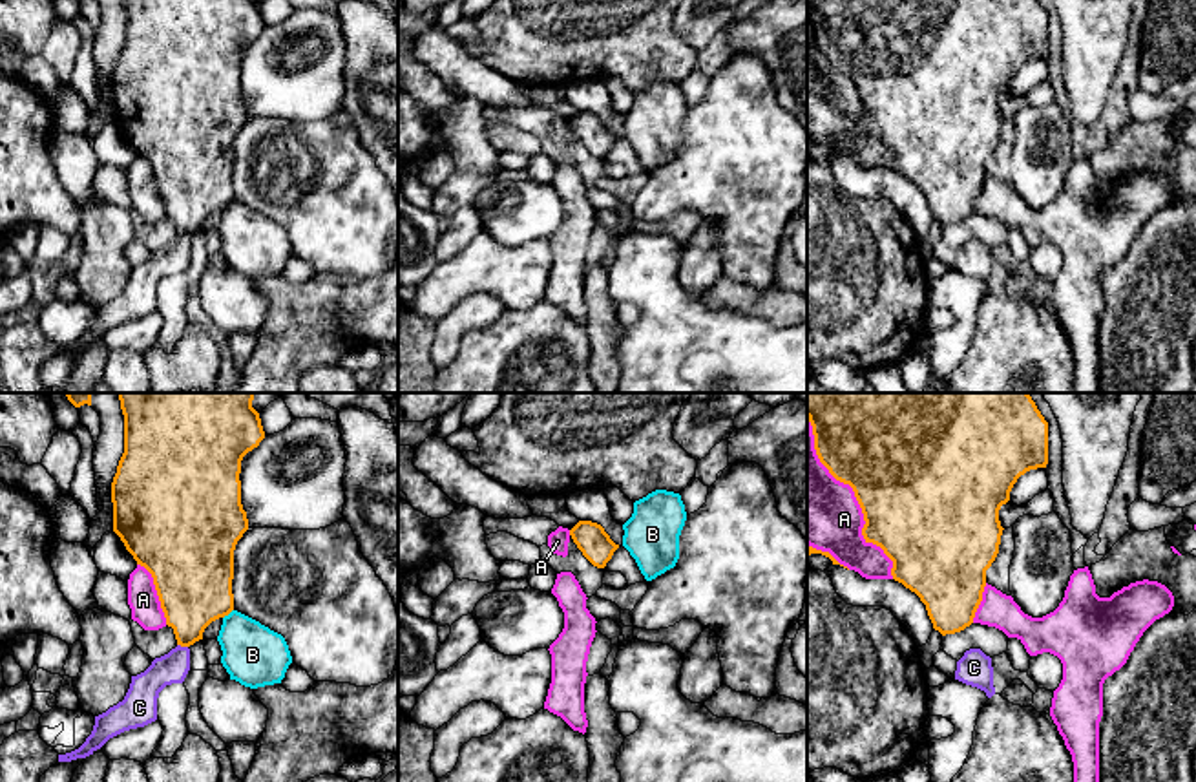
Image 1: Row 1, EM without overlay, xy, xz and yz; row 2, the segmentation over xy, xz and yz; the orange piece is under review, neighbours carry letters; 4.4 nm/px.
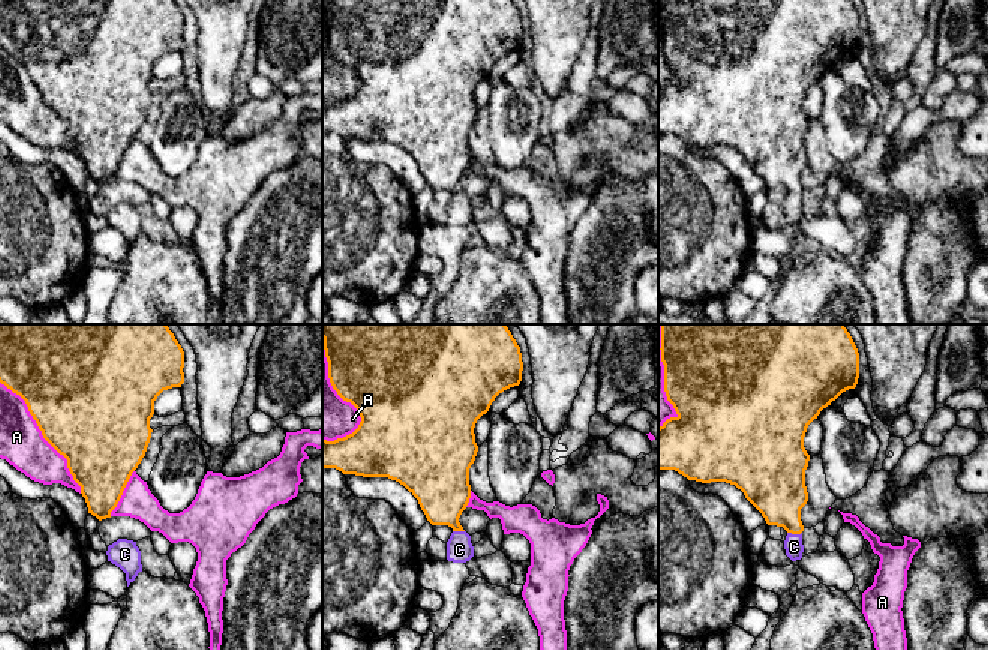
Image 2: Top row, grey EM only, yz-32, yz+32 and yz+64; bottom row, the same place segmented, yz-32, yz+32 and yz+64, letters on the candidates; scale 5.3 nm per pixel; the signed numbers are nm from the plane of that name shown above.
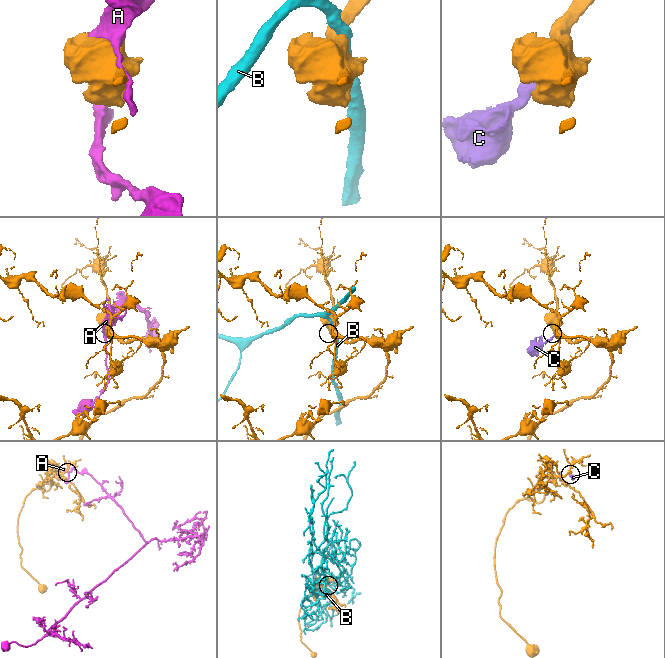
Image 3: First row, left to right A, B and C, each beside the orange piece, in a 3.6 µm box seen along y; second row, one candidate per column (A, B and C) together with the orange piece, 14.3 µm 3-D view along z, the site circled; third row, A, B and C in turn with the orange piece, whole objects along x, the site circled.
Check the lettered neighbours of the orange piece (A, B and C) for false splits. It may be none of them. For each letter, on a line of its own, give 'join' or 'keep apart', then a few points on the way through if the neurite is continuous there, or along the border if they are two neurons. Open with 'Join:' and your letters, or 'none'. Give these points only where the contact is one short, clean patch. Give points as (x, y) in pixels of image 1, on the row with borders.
Join: C
A: keep apart
B: keep apart
C: join; runs through xy (194, 591), (183, 645), (172, 667)

